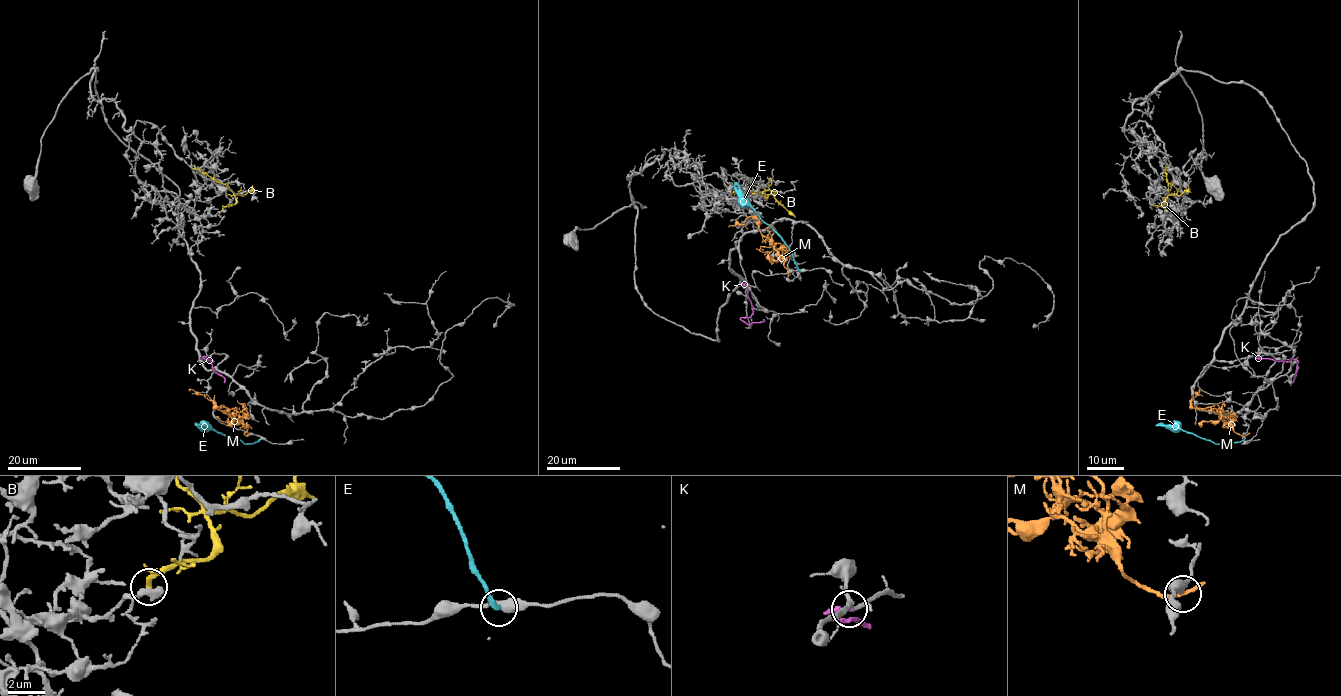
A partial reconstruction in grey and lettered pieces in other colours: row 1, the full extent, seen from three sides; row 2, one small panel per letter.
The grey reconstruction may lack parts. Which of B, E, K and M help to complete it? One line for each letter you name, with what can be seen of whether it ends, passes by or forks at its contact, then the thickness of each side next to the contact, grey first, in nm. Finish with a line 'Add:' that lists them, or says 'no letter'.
Add: no letter

